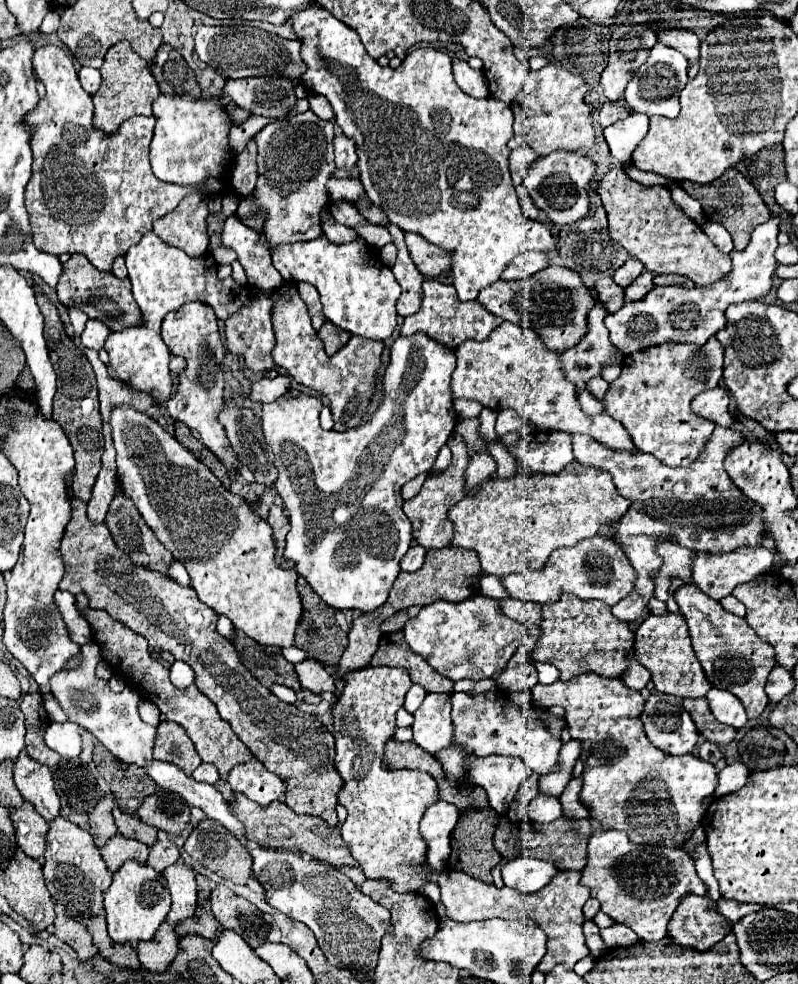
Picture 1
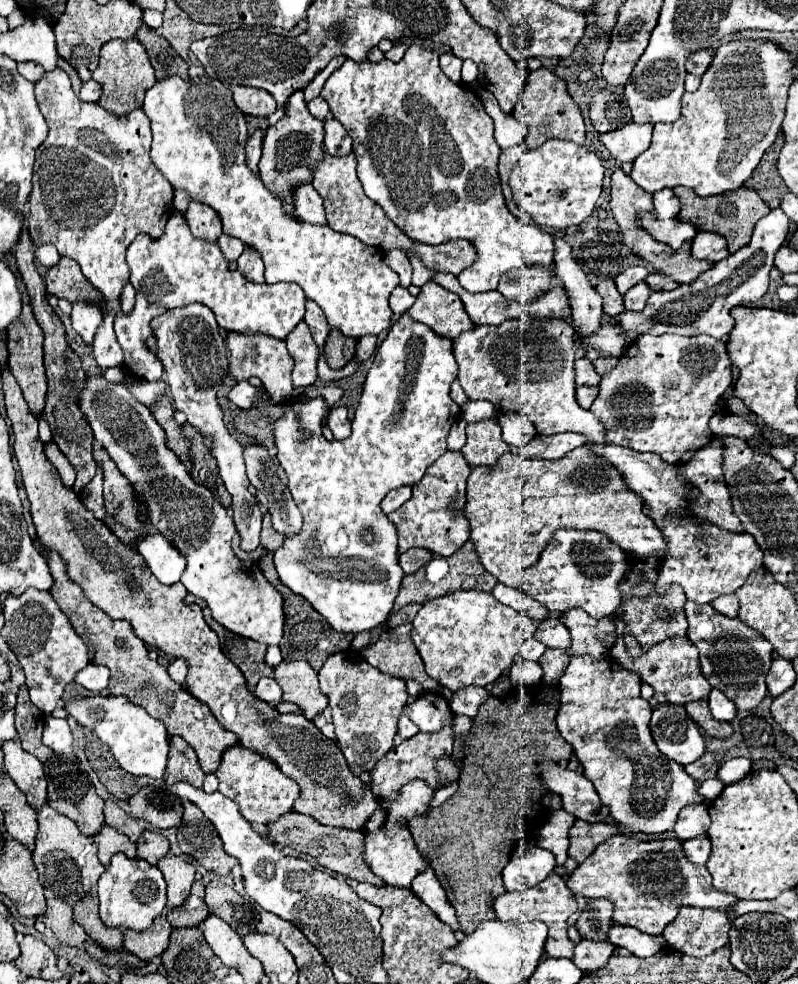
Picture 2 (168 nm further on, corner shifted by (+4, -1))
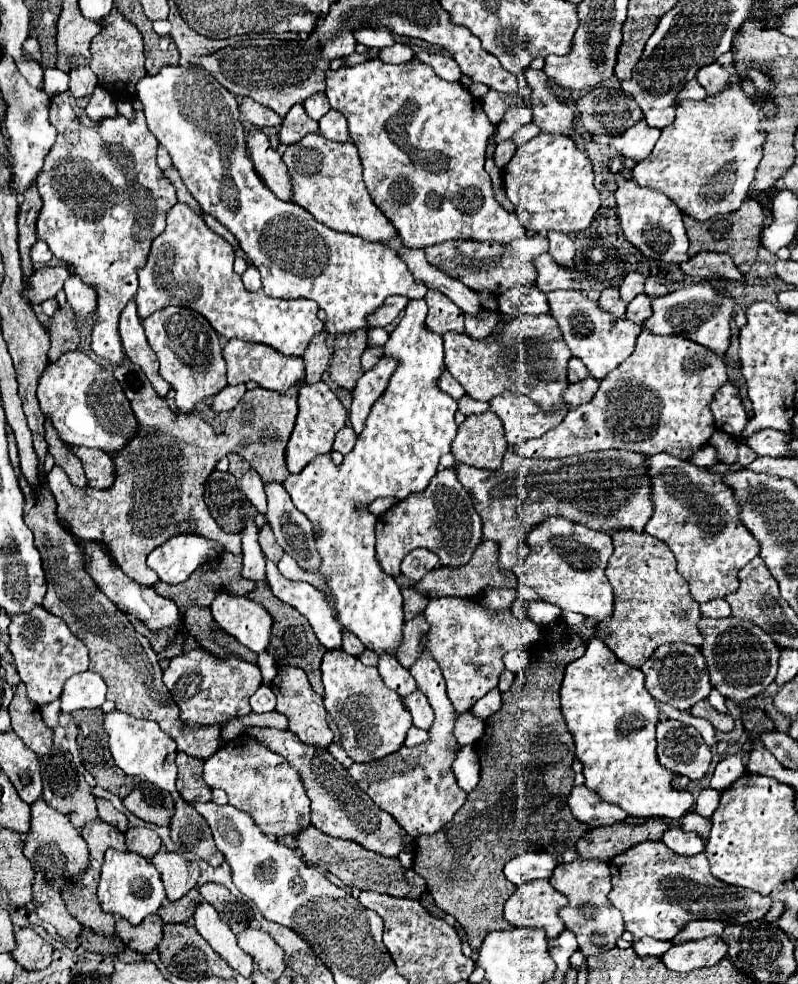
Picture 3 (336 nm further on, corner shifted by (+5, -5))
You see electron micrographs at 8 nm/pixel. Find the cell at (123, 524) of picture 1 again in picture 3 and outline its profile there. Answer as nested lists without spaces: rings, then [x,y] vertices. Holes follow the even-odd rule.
[[[77,446],[73,448],[73,452],[83,462],[89,486],[101,488],[101,490],[111,488],[115,480],[115,468],[113,468],[113,460],[109,454],[97,448],[91,450],[91,448],[77,448]]]

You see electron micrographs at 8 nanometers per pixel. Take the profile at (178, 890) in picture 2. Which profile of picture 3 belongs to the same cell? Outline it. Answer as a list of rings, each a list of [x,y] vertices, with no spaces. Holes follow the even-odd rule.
[[[159,852],[157,856],[153,856],[151,864],[159,870],[167,898],[171,902],[183,898],[197,884],[199,864],[193,860],[185,860],[177,852]]]

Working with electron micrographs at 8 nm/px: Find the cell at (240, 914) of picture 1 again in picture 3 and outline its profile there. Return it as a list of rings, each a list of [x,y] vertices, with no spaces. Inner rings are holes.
[[[203,884],[199,888],[205,902],[209,902],[221,916],[225,924],[231,926],[233,934],[241,934],[241,930],[249,928],[249,922],[253,920],[253,908],[249,902],[243,902],[235,898],[225,886],[221,884]]]

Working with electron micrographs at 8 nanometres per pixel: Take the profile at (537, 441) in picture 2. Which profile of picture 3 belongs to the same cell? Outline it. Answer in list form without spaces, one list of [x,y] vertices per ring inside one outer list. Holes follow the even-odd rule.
[[[643,330],[637,338],[633,354],[601,380],[601,386],[591,402],[579,408],[571,408],[557,428],[549,430],[541,438],[533,438],[517,446],[517,452],[525,458],[565,458],[593,450],[617,448],[639,454],[667,452],[671,456],[677,456],[679,460],[691,460],[691,456],[703,444],[707,444],[709,436],[715,432],[709,404],[717,388],[721,388],[721,384],[729,380],[727,374],[727,354],[717,354],[681,336],[653,336],[651,332]]]

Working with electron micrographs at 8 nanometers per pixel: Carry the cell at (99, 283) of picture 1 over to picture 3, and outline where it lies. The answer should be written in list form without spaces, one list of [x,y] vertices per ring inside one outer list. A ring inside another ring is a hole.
[[[41,266],[33,272],[29,284],[25,286],[25,296],[31,304],[41,304],[49,298],[55,298],[63,290],[63,282],[71,276],[67,266]]]

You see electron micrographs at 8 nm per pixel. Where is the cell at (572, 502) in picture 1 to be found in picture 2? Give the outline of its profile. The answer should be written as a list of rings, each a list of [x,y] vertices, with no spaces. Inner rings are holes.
[[[580,446],[560,460],[526,458],[506,452],[494,466],[472,468],[466,496],[466,518],[472,526],[470,540],[476,544],[486,570],[504,586],[520,588],[524,570],[538,560],[538,554],[558,528],[604,532],[624,552],[640,556],[656,552],[664,558],[666,552],[654,520],[644,514],[644,500],[590,446]]]

